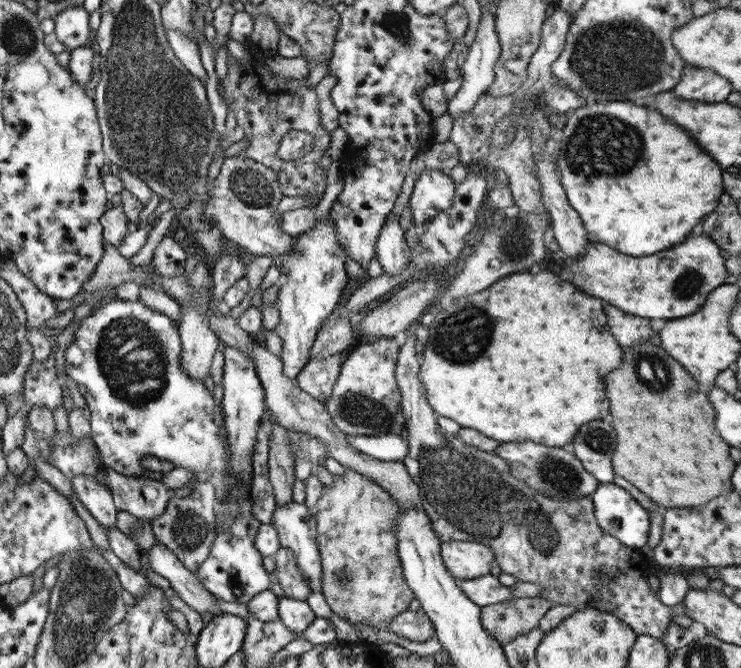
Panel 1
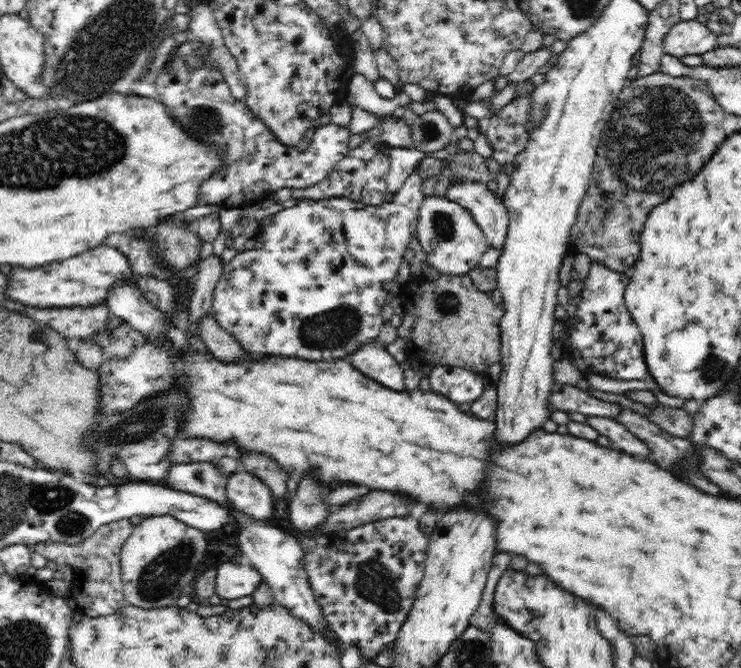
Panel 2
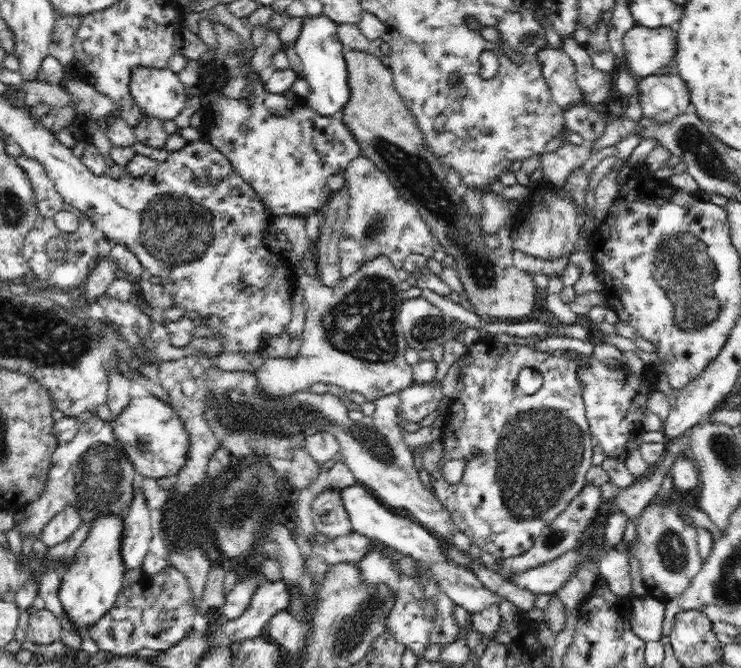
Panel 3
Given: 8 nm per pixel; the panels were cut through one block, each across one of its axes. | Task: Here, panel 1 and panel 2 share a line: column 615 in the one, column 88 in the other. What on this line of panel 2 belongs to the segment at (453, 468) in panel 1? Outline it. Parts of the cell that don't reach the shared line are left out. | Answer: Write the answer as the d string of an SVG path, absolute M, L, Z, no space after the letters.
M122 518L116 522L110 522L100 526L96 533L82 544L54 544L53 542L42 542L31 548L46 558L49 566L60 567L70 564L75 574L76 590L74 596L78 603L77 610L83 616L98 618L101 616L118 613L118 610L128 606L124 596L124 583L120 572L120 549L130 536L134 526L128 518Z

